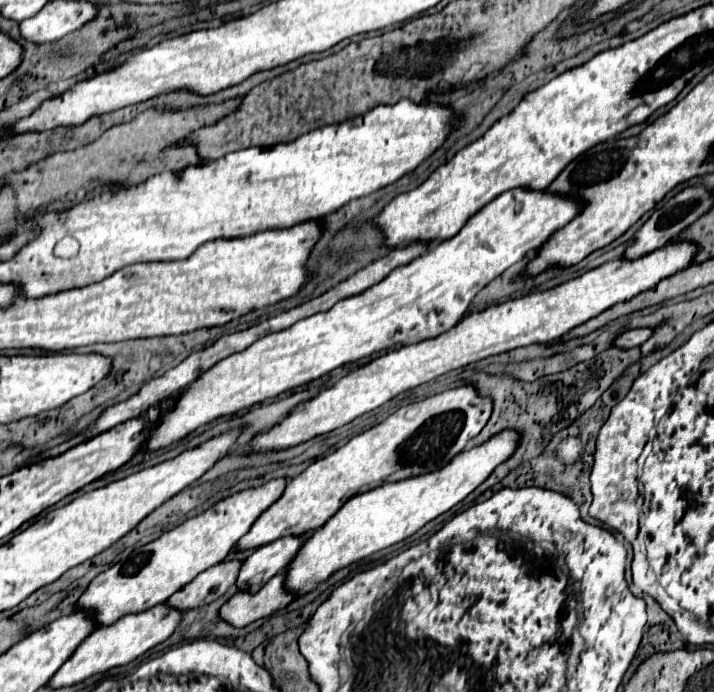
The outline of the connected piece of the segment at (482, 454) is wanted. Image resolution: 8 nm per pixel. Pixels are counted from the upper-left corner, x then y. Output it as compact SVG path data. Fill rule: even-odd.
M505 429L483 445L461 451L443 469L395 483L385 483L377 489L371 489L369 493L353 497L333 515L333 521L327 521L321 529L317 529L313 537L309 537L307 543L299 549L297 557L287 567L287 589L291 589L295 595L309 593L333 571L411 537L425 523L463 501L493 473L495 467L513 457L521 445L521 437L523 435L519 431Z

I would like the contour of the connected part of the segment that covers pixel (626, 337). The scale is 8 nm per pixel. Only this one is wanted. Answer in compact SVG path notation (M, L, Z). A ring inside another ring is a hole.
M627 329L613 339L613 347L619 347L619 349L639 347L641 343L645 343L651 337L651 333L653 333L651 329Z

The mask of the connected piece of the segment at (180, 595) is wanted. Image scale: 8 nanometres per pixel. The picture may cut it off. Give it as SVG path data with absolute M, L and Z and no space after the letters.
M233 559L209 567L207 571L199 573L193 581L189 581L185 587L181 587L167 603L173 603L177 609L187 611L219 599L231 585L237 583L241 565L243 561Z

